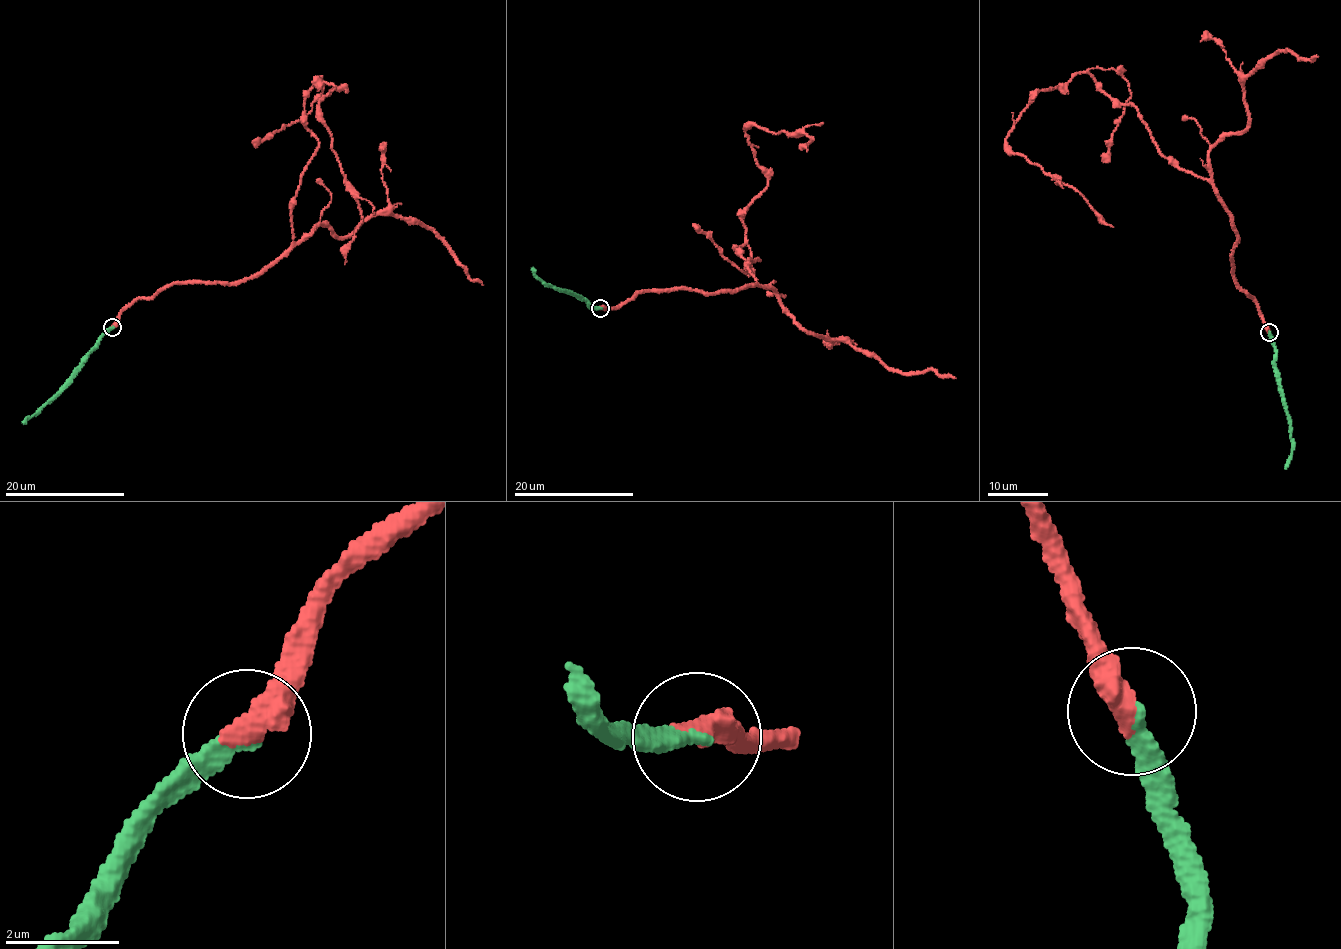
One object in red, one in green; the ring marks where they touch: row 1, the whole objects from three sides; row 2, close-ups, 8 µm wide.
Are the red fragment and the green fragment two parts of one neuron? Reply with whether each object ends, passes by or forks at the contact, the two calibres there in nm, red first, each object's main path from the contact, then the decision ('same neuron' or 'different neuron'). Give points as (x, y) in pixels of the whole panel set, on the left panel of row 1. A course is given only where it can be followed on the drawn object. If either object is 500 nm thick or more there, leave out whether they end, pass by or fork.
red ends there; green ends there; 480 nm thick on the red side, 280 nm on the other; red runs (113, 327), (165, 287), (239, 284), (291, 245), (320, 77), (343, 87), (319, 114), (361, 216), (344, 264); green runs (113, 327), (101, 338), (98, 347), (72, 380), (24, 423); same neuron

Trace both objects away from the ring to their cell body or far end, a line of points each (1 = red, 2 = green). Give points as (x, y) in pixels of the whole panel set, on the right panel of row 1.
1: (1269, 332), (1211, 183), (1079, 72), (1039, 92), (1006, 150), (1113, 227)
2: (1269, 332), (1275, 346), (1275, 365), (1292, 440), (1290, 460), (1285, 469)

